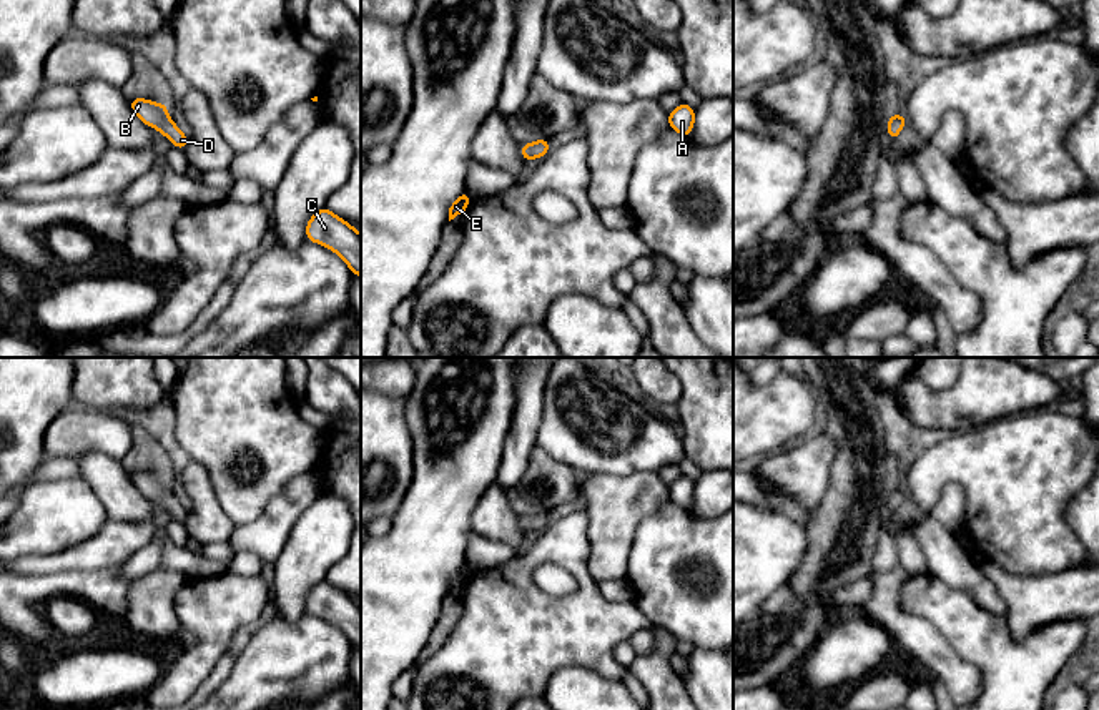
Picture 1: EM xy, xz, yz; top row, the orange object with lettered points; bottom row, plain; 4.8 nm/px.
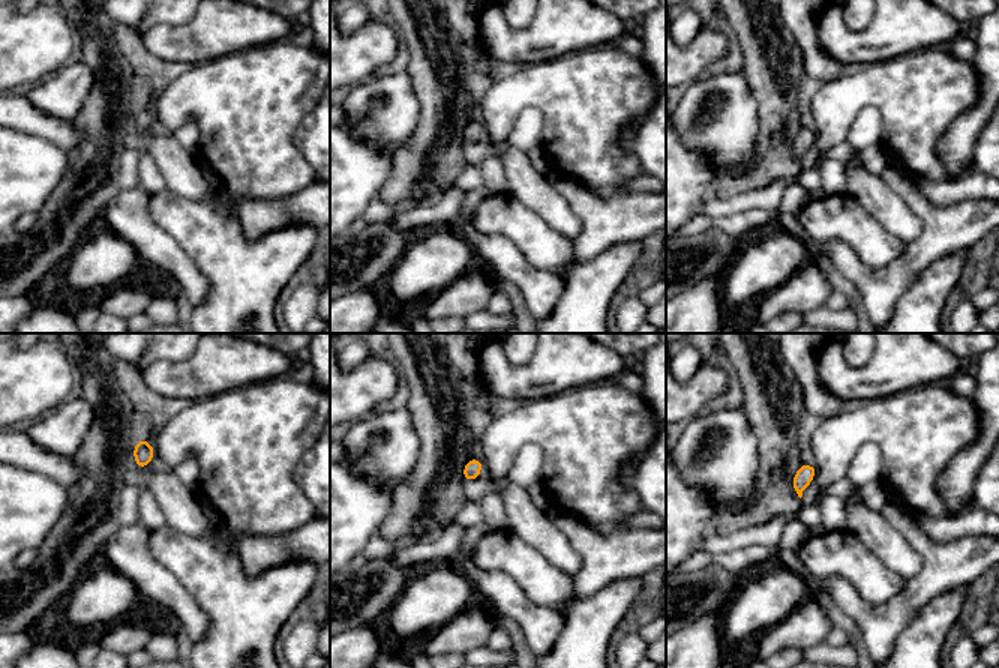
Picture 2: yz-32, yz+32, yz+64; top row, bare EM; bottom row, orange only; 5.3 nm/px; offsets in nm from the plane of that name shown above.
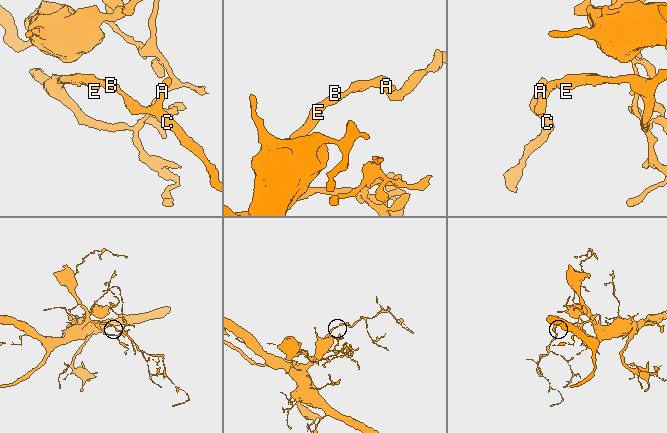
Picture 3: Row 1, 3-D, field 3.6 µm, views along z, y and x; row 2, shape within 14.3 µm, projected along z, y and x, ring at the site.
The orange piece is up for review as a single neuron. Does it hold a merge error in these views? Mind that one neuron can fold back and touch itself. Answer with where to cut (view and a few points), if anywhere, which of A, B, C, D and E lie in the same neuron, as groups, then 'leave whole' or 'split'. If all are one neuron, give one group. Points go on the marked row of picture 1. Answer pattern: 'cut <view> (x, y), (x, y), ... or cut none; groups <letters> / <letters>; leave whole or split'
cut none; groups A B C D E; leave whole

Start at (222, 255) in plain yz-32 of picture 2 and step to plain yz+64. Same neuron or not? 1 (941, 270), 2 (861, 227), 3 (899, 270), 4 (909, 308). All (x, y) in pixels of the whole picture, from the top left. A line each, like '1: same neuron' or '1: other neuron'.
1: same neuron
2: same neuron
3: other neuron
4: same neuron

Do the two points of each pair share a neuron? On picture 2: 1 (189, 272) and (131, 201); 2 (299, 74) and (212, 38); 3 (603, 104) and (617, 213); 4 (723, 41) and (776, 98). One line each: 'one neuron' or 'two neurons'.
1: one neuron
2: two neurons
3: two neurons
4: two neurons

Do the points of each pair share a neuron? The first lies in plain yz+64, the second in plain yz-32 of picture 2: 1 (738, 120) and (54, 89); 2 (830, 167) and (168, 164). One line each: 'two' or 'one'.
1: one
2: two

